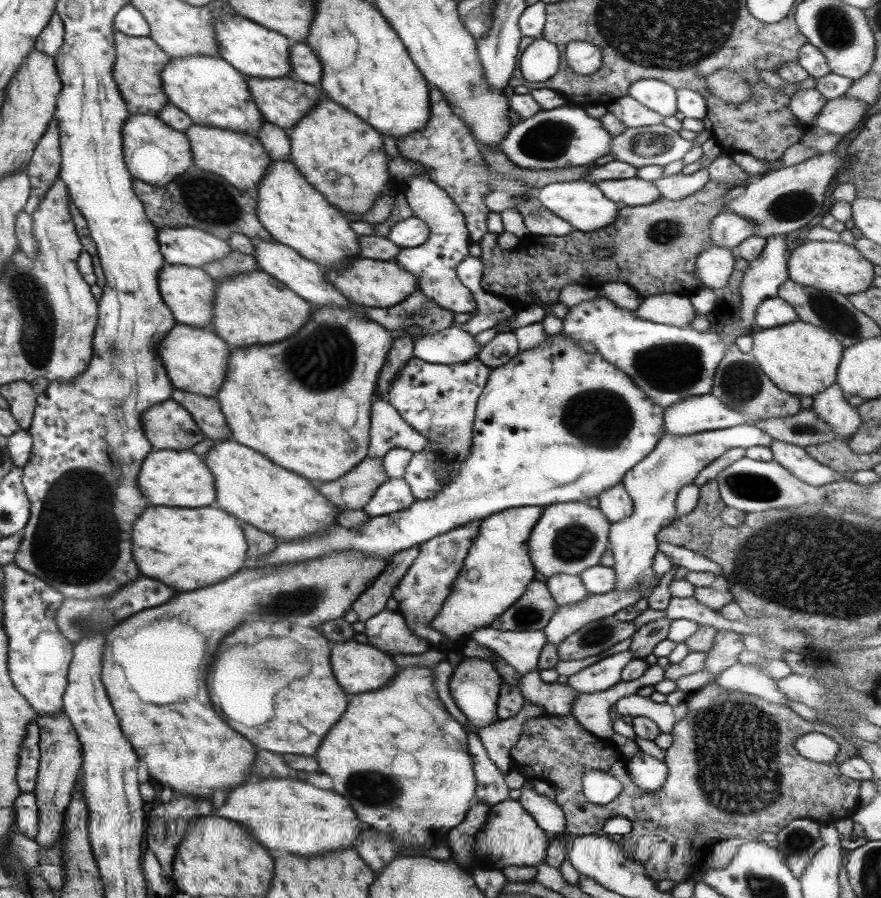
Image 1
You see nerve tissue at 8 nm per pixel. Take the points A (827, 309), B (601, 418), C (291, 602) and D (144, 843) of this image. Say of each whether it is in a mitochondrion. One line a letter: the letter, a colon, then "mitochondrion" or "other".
A: mitochondrion
B: mitochondrion
C: mitochondrion
D: other

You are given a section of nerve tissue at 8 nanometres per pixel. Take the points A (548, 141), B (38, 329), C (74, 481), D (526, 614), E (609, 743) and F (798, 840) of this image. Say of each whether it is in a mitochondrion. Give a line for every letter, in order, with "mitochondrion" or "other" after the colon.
A: mitochondrion
B: mitochondrion
C: mitochondrion
D: mitochondrion
E: other
F: mitochondrion

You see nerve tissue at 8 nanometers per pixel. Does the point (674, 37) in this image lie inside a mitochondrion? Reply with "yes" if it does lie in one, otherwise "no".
yes

